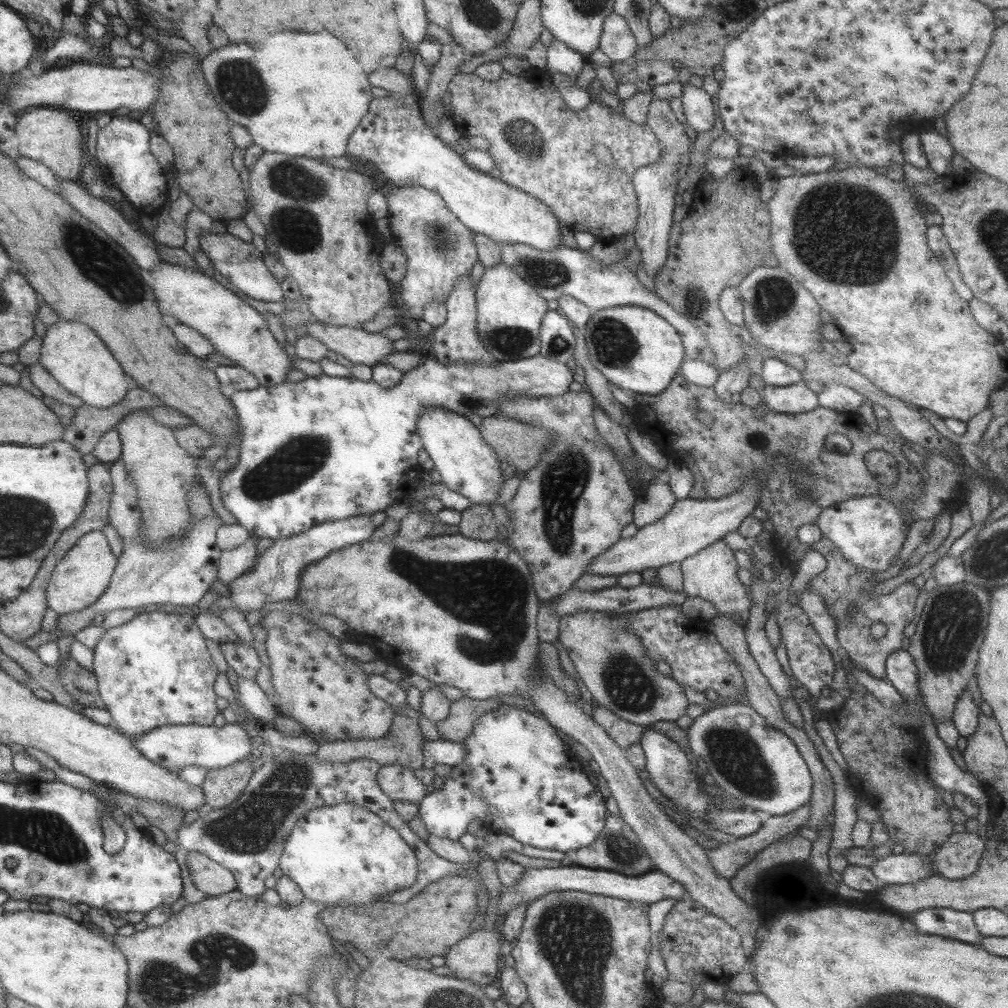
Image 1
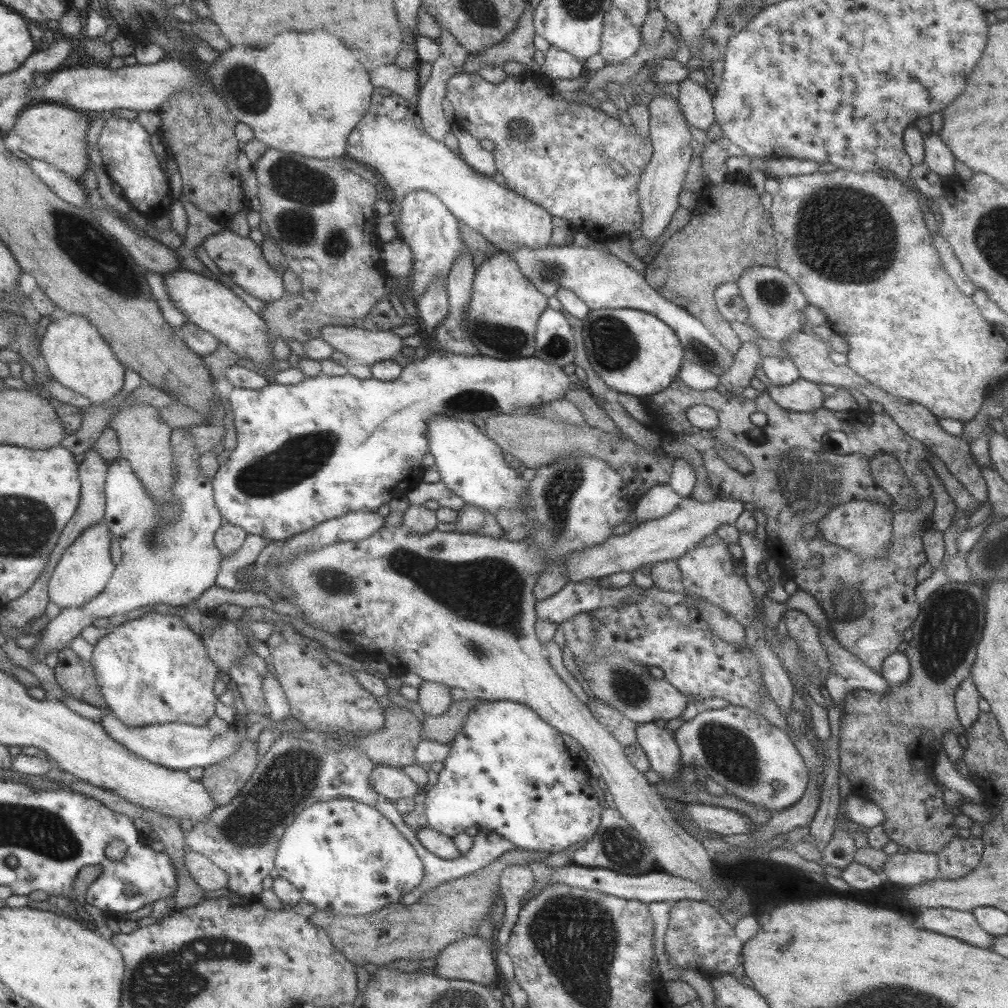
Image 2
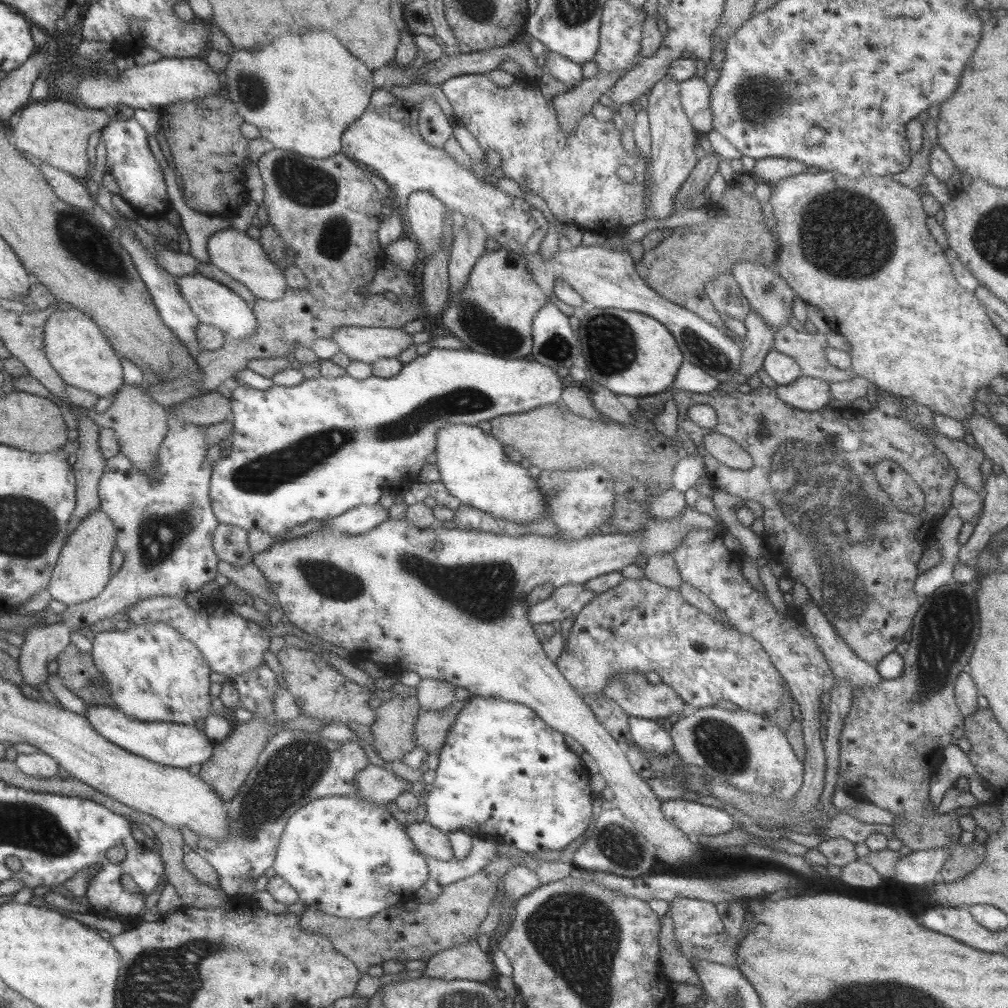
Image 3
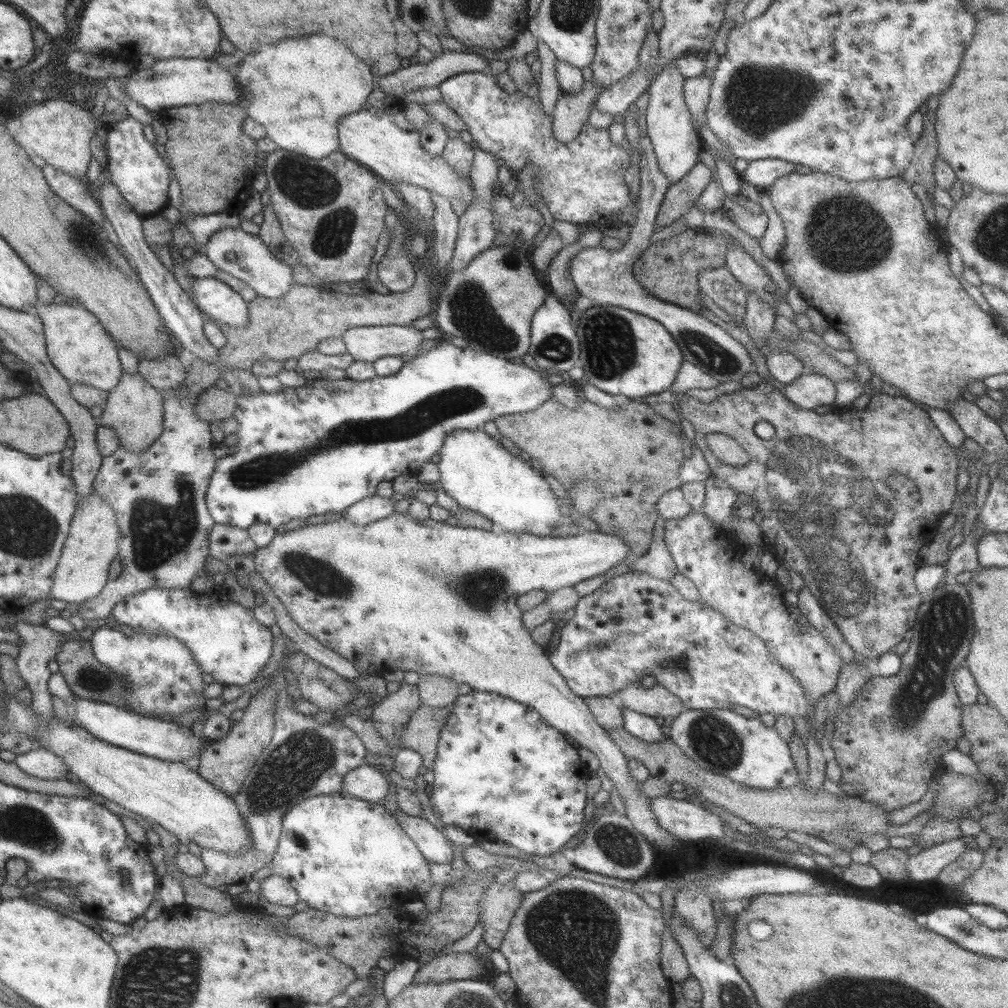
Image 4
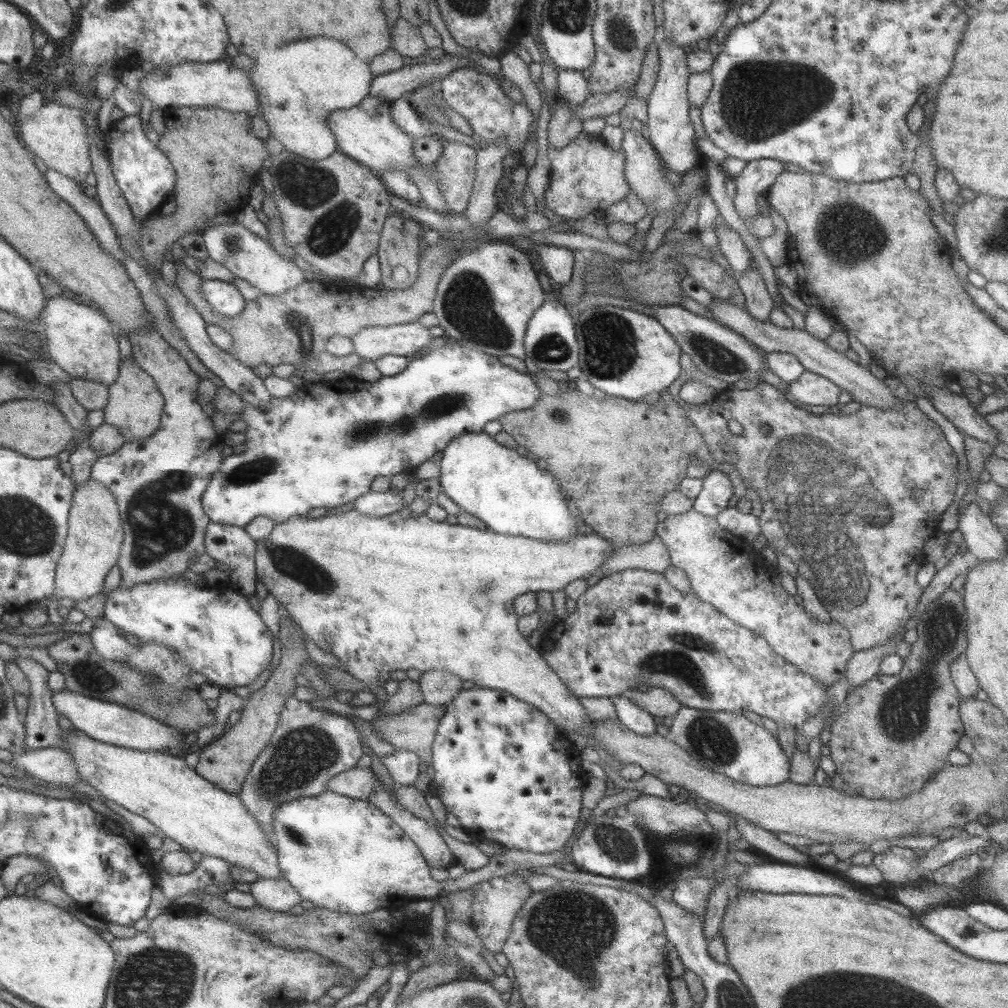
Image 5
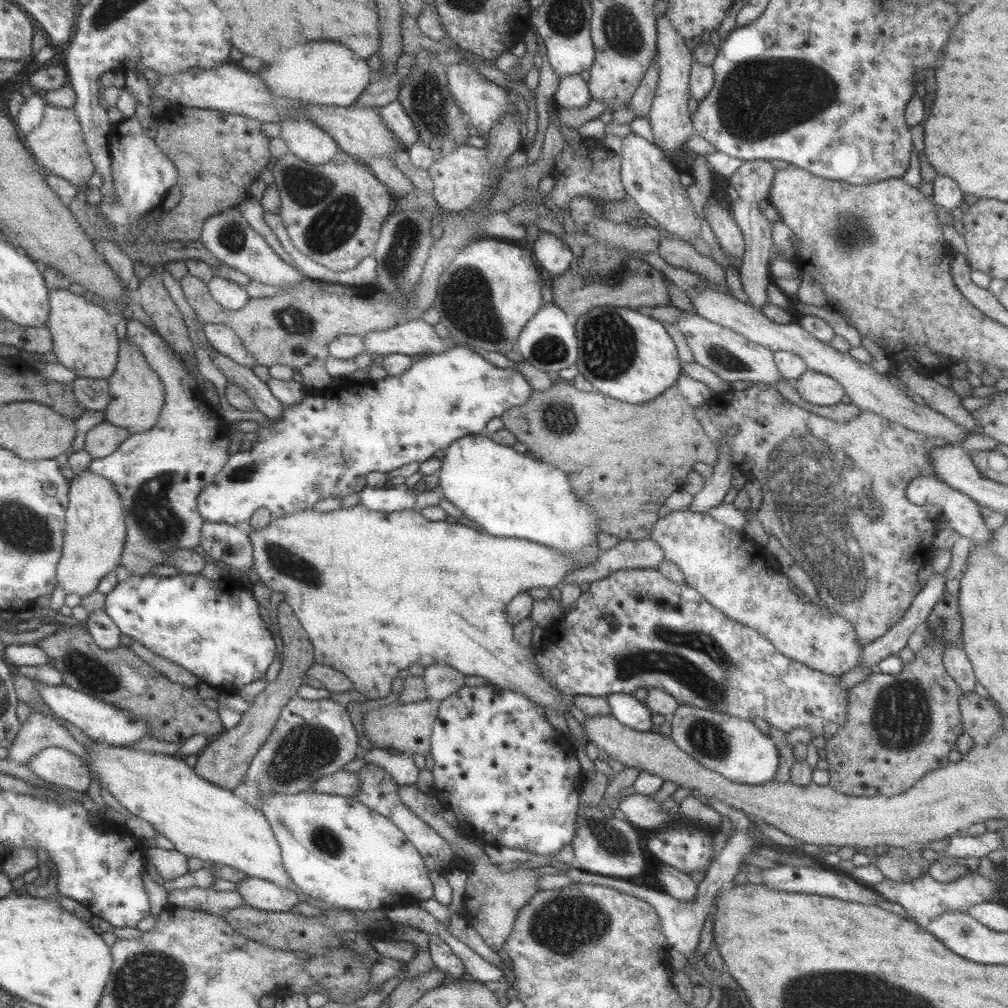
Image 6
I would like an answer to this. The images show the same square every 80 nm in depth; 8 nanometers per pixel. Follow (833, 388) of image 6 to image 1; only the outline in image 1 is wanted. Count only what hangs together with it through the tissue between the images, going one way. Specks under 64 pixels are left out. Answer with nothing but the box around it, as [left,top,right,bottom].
[762,381,818,414]

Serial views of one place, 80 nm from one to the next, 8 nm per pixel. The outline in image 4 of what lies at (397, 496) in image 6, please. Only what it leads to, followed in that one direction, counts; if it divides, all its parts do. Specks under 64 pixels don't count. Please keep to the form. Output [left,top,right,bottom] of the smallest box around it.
[341,493,397,525]

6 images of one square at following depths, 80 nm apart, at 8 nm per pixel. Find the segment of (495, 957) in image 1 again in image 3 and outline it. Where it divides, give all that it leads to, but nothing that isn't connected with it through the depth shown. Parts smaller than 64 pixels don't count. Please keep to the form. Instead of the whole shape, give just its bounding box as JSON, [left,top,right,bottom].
[420,941,493,983]

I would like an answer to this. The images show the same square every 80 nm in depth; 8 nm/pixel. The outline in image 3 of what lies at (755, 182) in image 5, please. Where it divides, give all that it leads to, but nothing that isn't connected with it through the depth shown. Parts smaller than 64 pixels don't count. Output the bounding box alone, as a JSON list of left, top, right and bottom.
[749,157,806,184]

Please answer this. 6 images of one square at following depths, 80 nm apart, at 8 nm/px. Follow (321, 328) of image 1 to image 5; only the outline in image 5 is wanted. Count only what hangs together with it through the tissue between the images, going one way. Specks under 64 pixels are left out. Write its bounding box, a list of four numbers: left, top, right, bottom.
[350,321,431,361]

